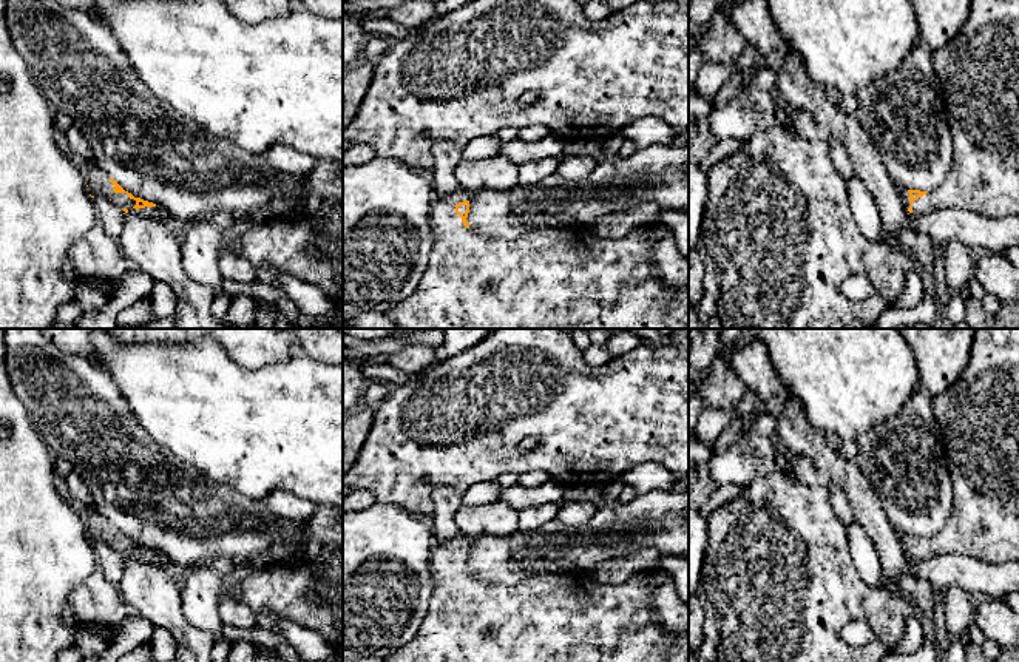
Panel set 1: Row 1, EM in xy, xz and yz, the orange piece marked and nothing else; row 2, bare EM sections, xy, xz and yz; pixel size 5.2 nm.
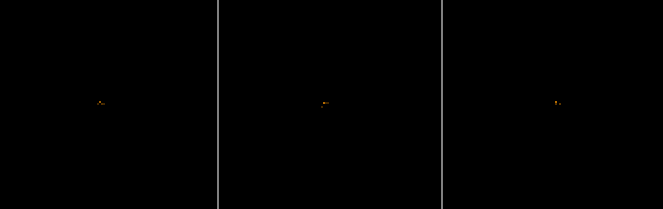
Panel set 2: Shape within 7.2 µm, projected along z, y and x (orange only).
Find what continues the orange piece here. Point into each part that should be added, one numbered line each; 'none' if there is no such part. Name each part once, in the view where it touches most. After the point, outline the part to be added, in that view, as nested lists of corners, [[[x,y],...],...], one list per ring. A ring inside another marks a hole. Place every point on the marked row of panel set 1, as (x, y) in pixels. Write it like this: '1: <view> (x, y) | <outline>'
1: xy (99, 184) | [[[85,165],[83,170],[86,174],[86,185],[88,185],[88,191],[91,196],[103,196],[110,199],[111,202],[114,202],[117,207],[127,208],[128,213],[139,211],[145,216],[167,214],[167,211],[157,210],[154,207],[145,207],[145,208],[136,210],[134,208],[136,201],[130,199],[127,193],[114,193],[113,191],[114,185],[111,184],[110,177],[100,168]]]

